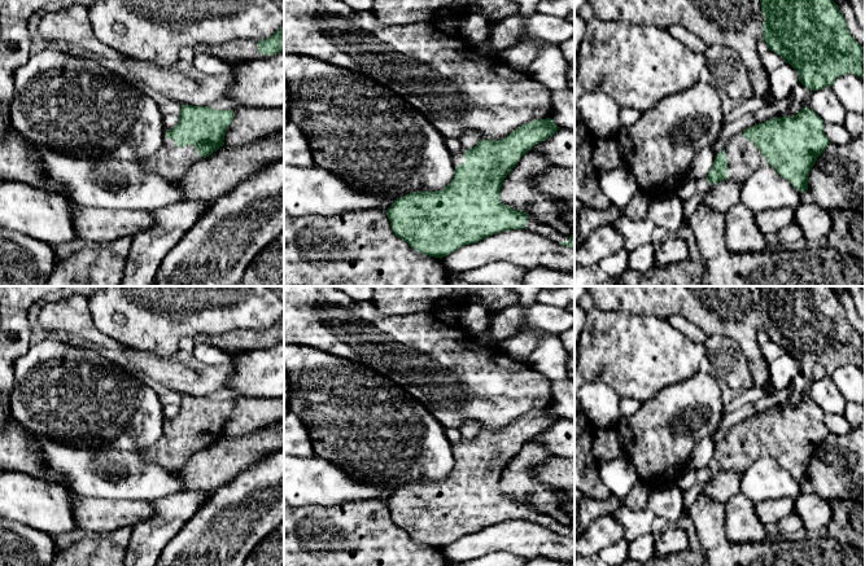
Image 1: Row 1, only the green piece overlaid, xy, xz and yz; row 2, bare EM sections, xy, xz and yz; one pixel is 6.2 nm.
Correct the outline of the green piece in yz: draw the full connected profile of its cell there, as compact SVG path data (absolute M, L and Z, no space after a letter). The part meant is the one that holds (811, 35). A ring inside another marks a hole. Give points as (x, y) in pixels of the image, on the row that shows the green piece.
M760 0L764 16L763 40L799 73L799 82L811 91L831 87L846 74L864 79L865 48L847 28L833 0Z

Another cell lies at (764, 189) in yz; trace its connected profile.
M770 164L759 167L739 184L739 202L755 214L801 205L799 190Z

